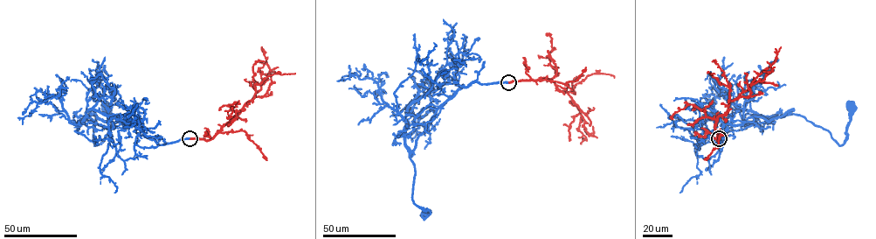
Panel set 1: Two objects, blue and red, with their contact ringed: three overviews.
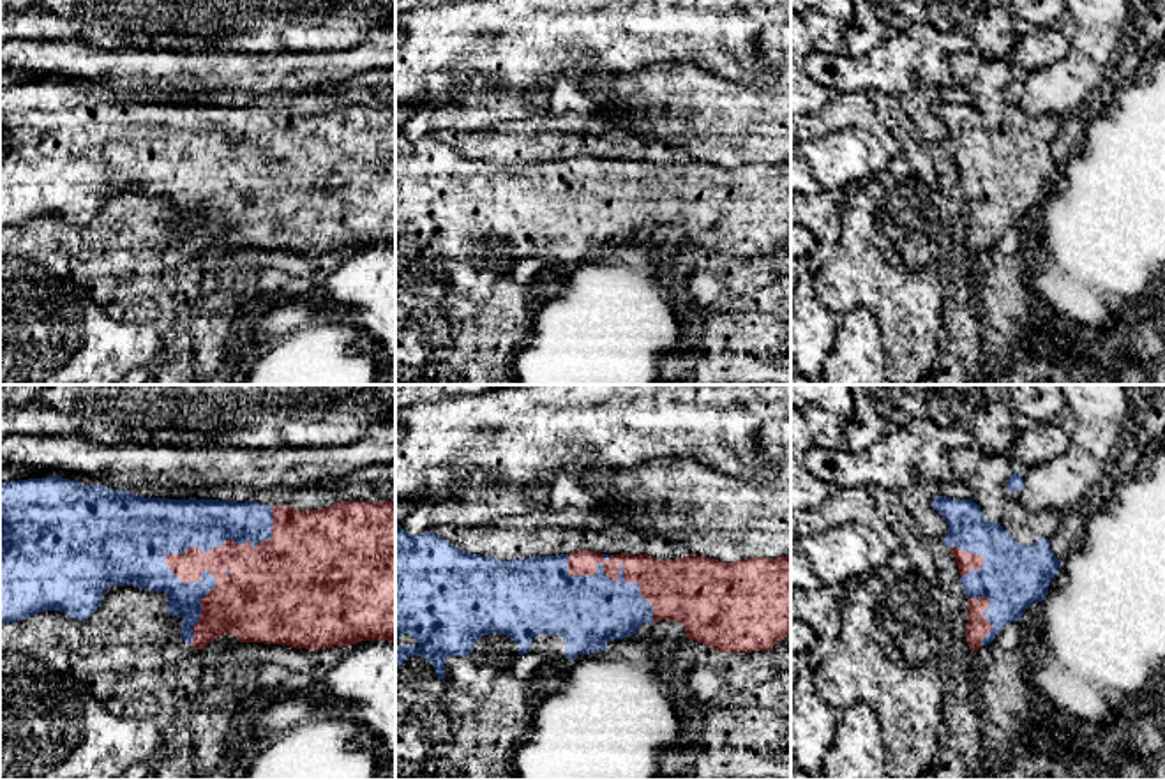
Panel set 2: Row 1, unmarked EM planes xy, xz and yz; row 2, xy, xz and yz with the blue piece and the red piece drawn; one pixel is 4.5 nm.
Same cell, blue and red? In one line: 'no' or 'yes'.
yes

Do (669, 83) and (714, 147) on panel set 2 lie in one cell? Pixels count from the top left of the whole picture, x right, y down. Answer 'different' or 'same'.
same

